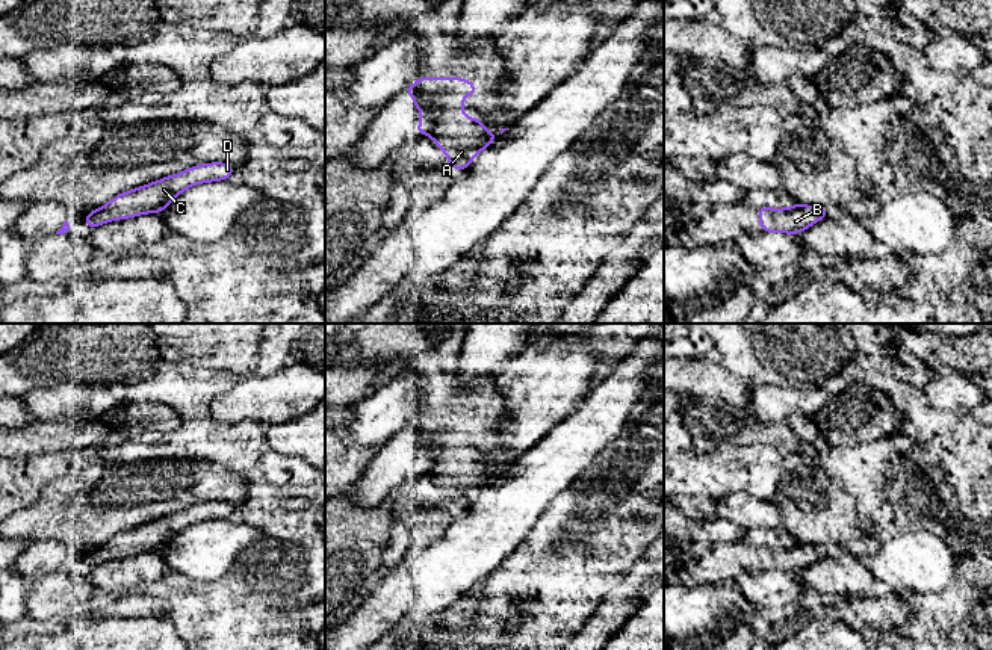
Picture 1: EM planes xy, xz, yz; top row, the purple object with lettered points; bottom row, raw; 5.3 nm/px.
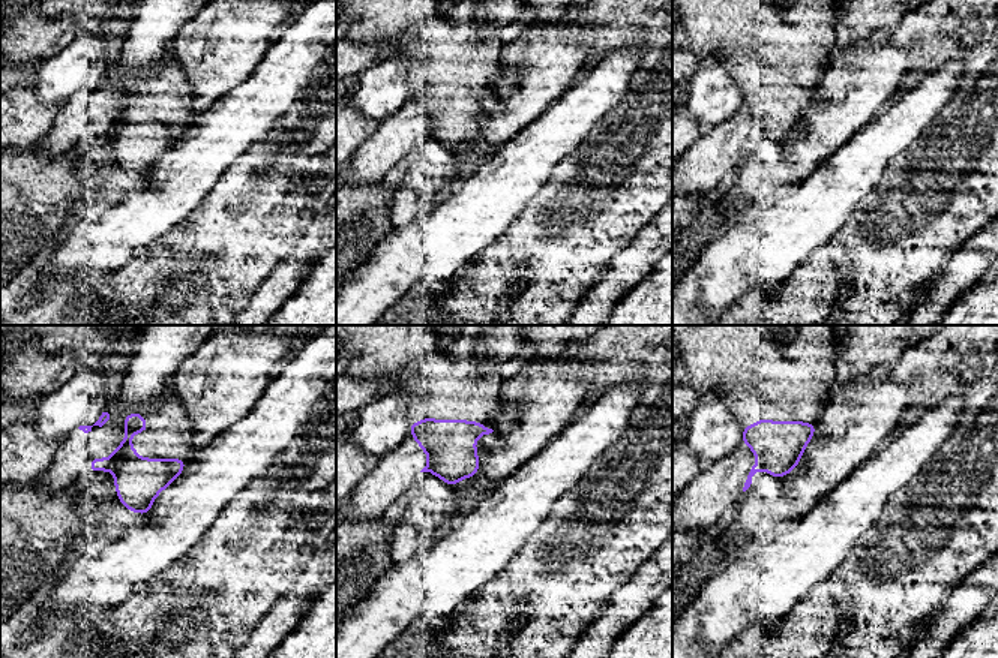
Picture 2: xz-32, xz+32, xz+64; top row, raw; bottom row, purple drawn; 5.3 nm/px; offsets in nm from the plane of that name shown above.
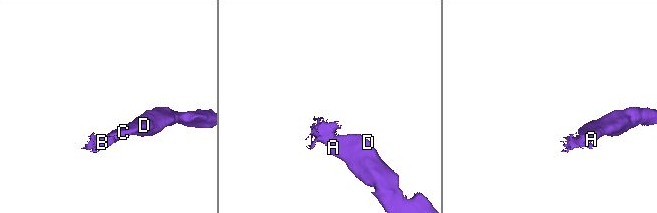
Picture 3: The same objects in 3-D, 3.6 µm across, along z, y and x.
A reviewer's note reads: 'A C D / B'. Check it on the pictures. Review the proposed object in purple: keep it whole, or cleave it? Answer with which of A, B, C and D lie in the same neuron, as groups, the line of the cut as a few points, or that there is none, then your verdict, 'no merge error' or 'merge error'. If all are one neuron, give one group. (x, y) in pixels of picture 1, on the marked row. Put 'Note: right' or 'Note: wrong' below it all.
groups A B C D; cut none; no merge error
Note: wrong

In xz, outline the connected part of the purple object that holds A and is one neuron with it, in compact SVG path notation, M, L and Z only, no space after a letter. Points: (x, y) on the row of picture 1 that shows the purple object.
M420 76L402 92L413 95L411 103L422 116L414 135L431 136L445 151L452 169L467 169L475 156L507 130L502 128L499 135L493 135L479 122L481 116L464 116L463 98L481 92L469 79Z

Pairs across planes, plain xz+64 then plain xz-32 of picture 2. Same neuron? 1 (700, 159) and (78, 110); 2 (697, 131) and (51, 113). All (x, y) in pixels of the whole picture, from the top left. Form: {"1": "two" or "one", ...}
{"1": "one", "2": "one"}

